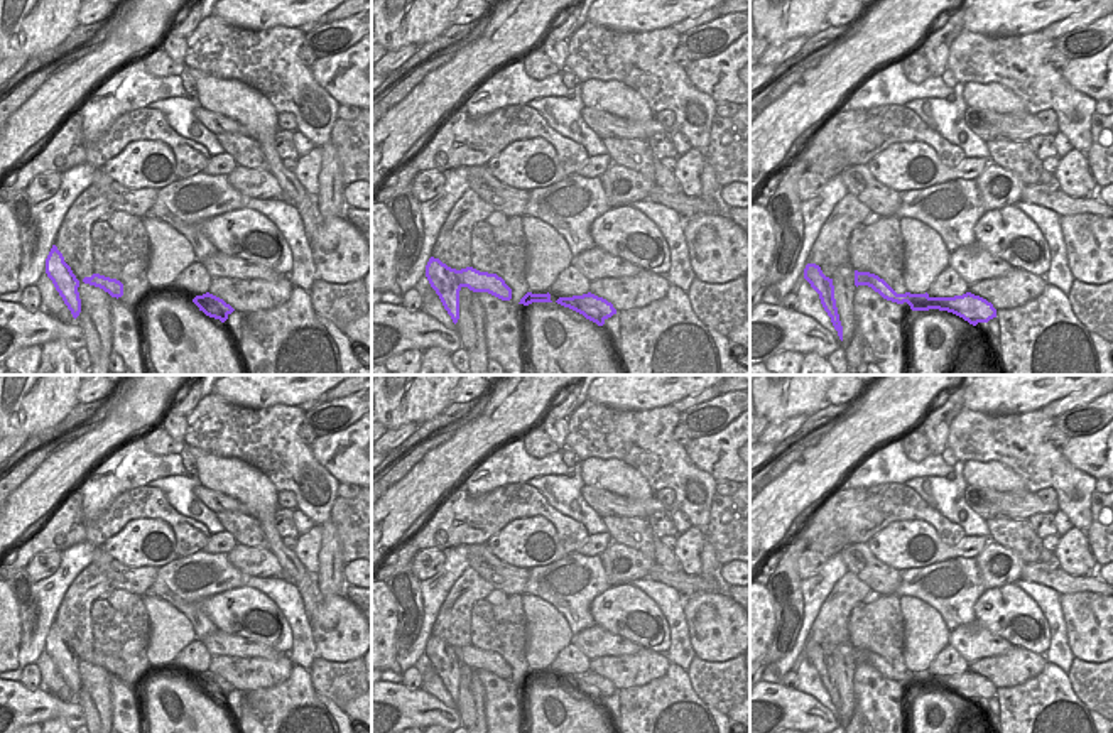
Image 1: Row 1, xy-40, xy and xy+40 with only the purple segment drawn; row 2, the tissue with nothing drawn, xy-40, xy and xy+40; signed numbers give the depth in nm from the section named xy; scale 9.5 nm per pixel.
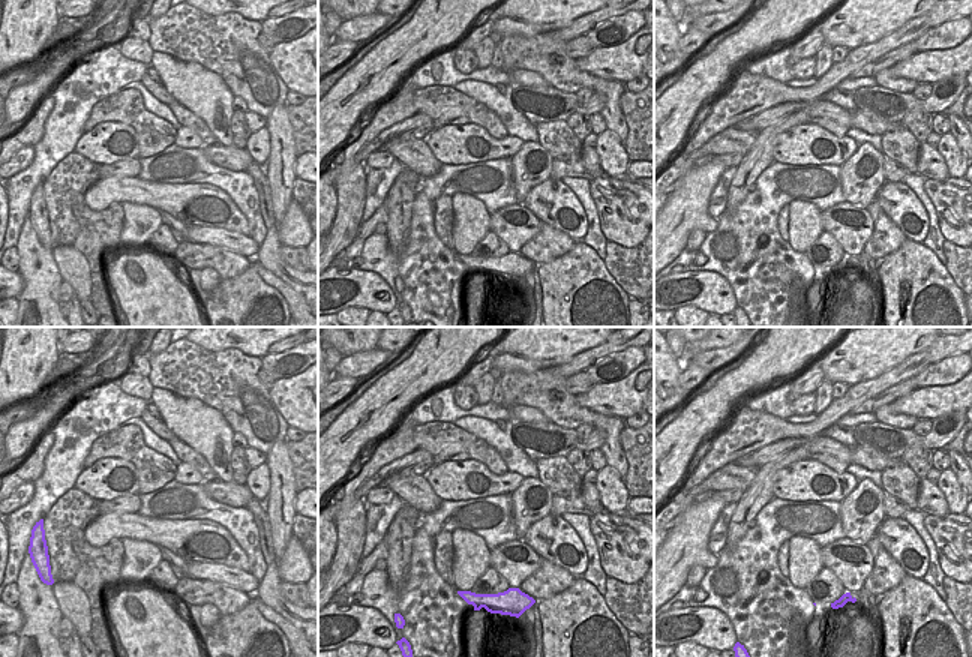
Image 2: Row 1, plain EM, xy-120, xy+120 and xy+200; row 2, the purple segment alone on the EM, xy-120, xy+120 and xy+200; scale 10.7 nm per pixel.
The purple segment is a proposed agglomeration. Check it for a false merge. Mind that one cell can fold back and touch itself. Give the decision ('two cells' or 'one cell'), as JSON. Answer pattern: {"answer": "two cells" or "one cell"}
{"answer": "one cell"}

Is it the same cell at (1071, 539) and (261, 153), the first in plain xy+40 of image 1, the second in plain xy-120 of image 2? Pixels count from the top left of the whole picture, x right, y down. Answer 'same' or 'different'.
same

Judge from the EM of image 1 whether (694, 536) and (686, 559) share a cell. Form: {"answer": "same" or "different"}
{"answer": "same"}

